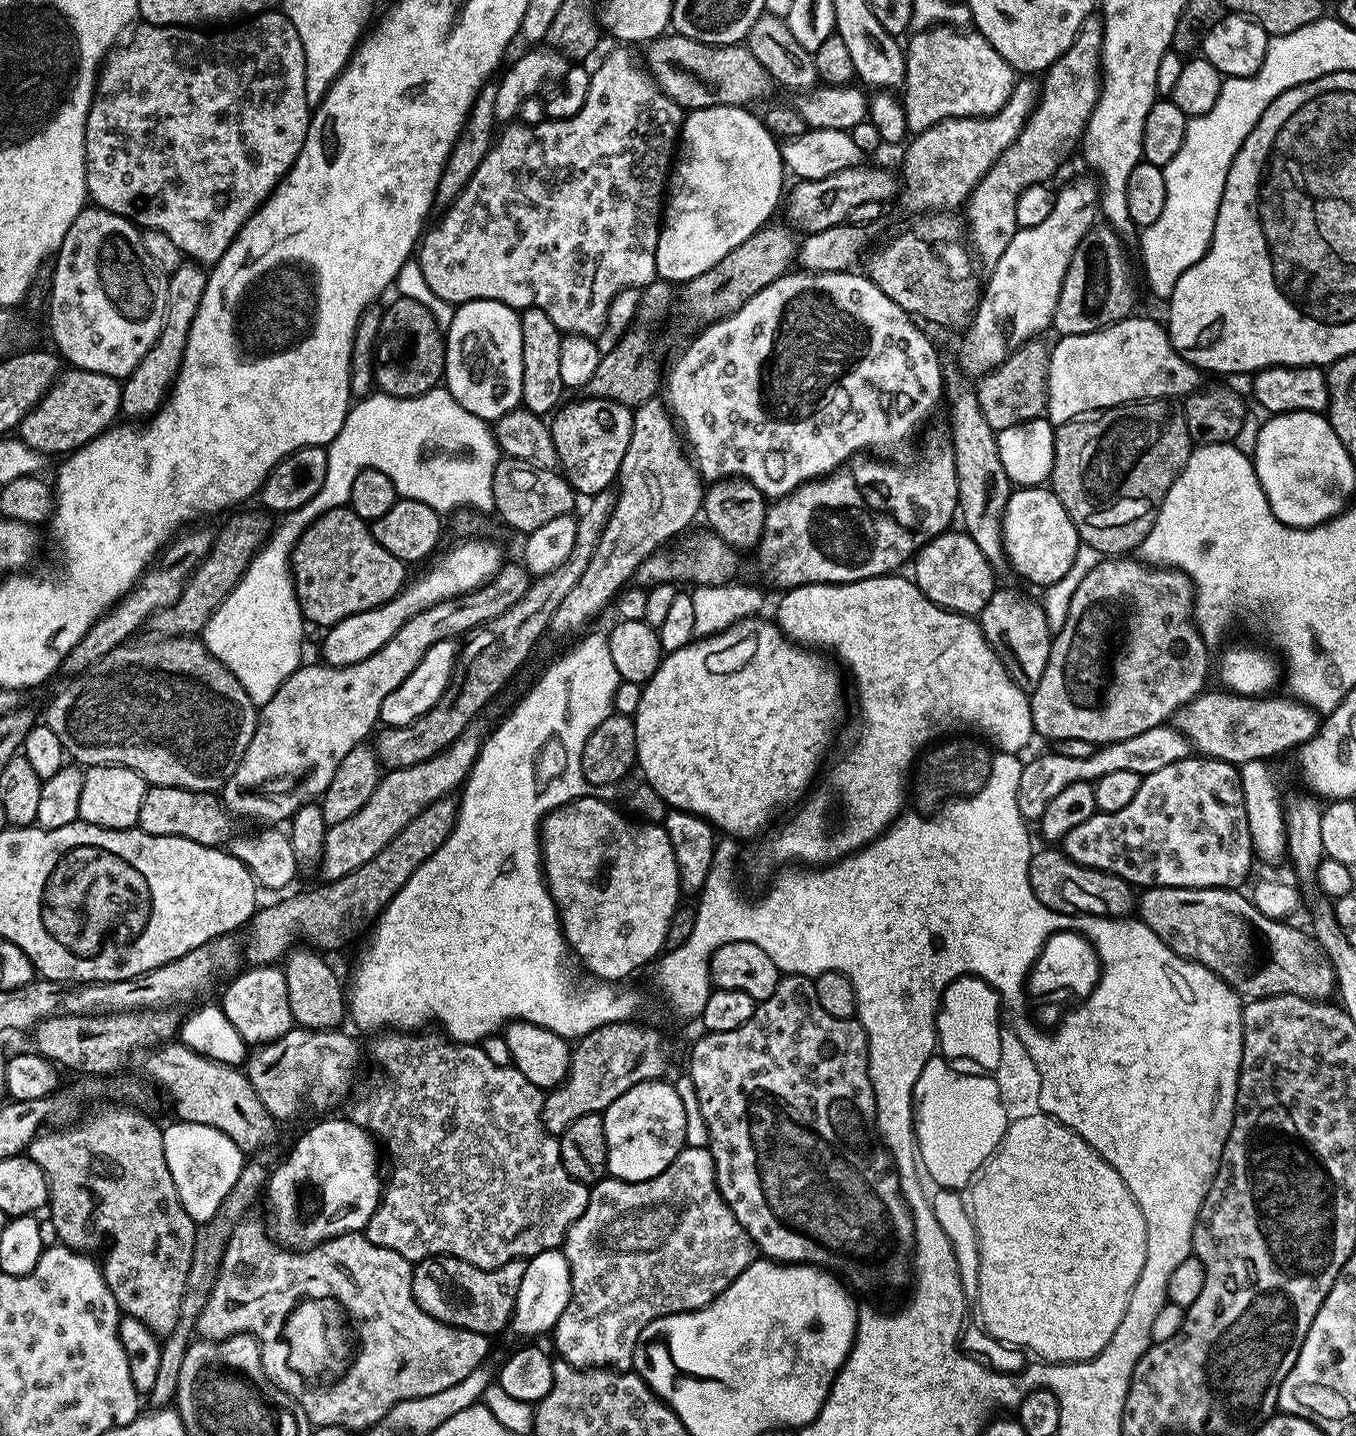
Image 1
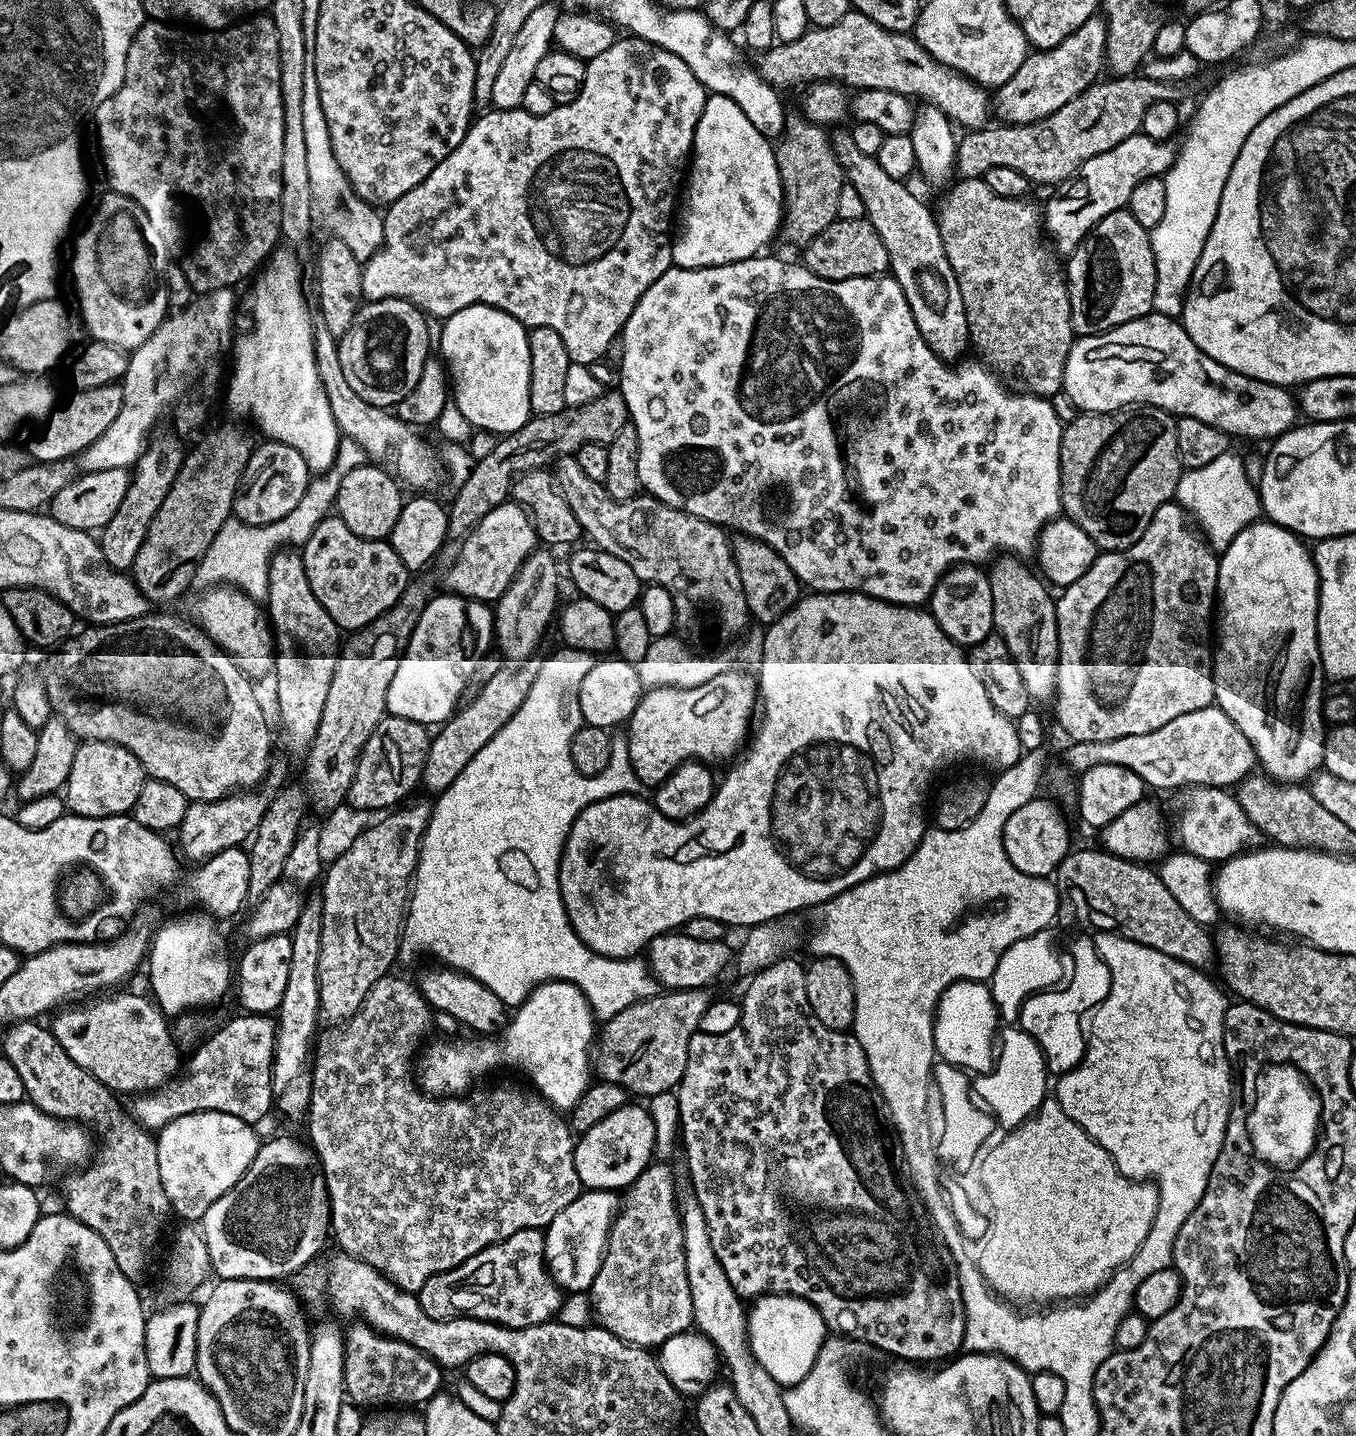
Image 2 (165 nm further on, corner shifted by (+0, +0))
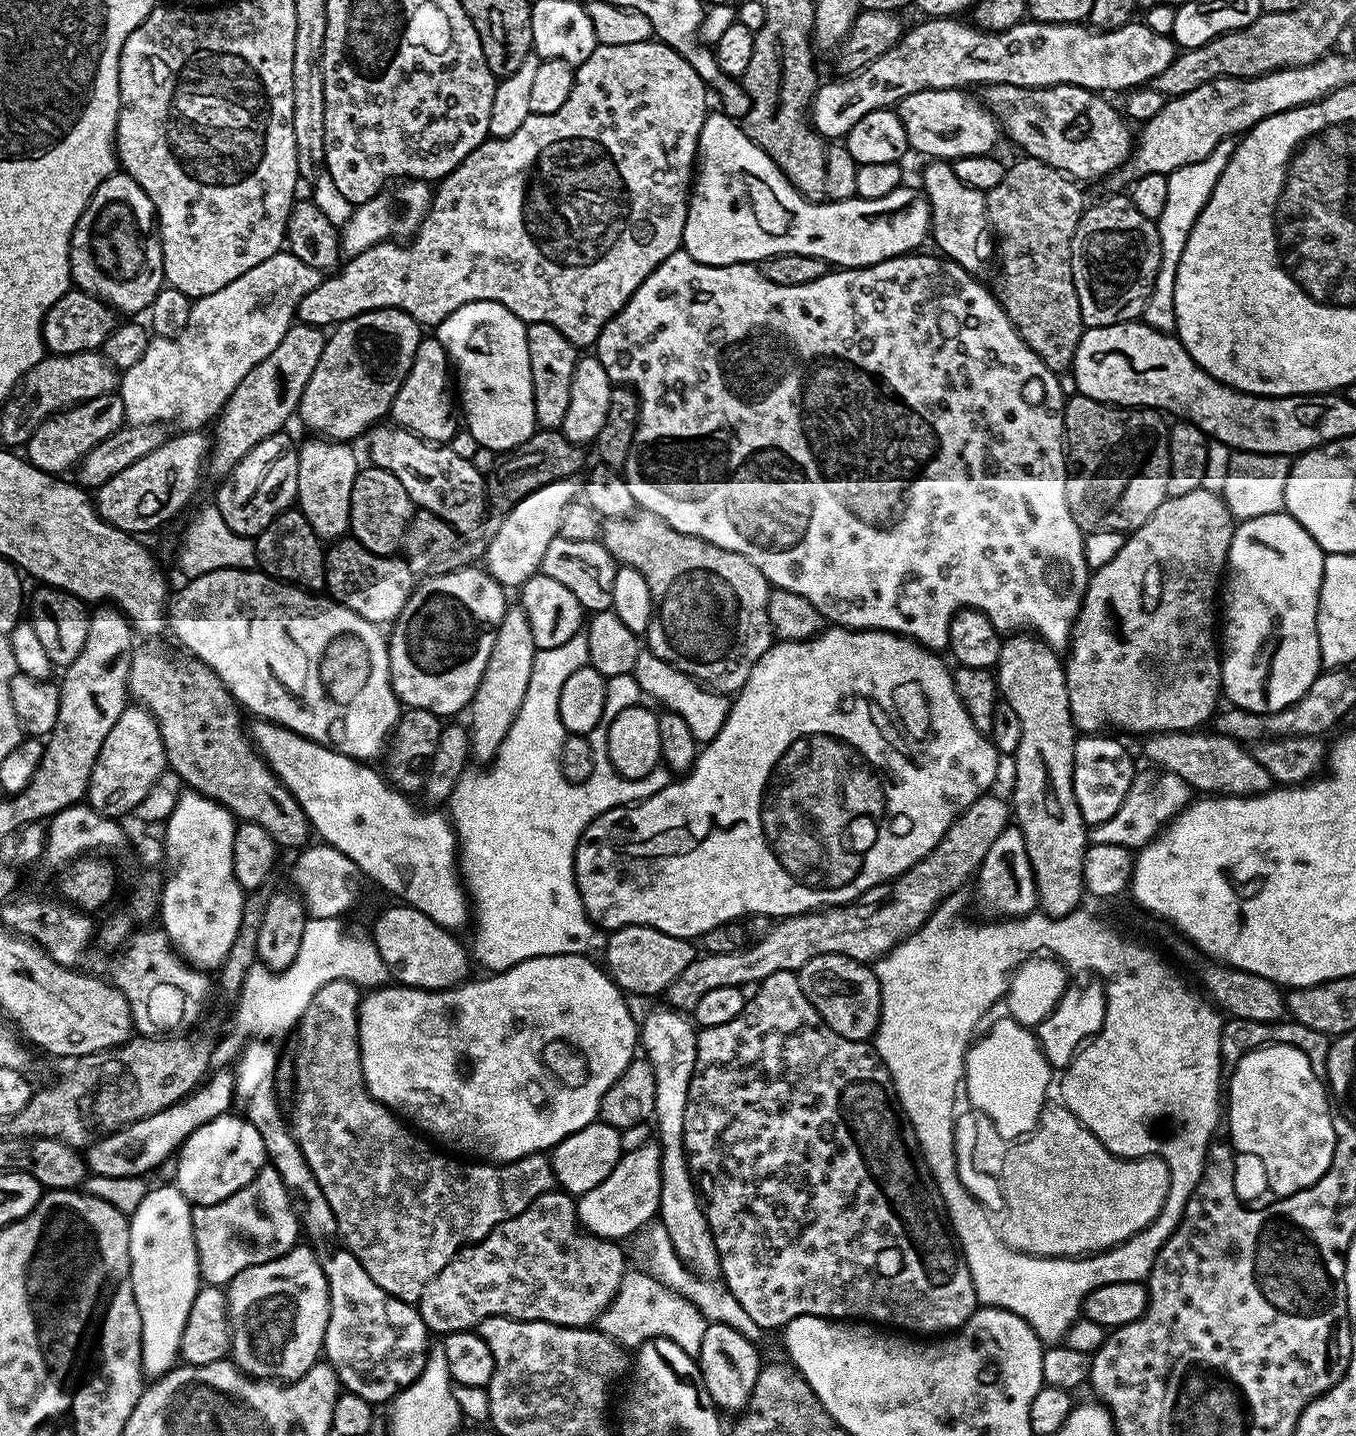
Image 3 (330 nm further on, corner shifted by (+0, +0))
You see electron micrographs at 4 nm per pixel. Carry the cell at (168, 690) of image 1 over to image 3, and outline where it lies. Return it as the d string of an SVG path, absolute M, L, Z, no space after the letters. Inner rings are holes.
M160 642L140 643L132 650L128 695L156 720L160 738L164 743L168 768L180 775L181 785L187 786L193 792L200 792L206 798L218 801L236 817L237 821L262 826L262 830L266 830L266 834L270 834L272 841L281 849L303 849L309 843L308 836L310 837L310 825L306 814L300 803L289 794L288 789L265 764L263 756L256 751L246 731L246 724L244 728L244 720L240 717L242 709L226 690L218 674L214 674L210 666L206 666L191 654L171 652L170 649L156 644Z

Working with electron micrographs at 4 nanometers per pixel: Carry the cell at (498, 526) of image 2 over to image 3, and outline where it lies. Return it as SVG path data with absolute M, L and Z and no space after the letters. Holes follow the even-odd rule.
M576 478L559 480L550 482L550 486L542 486L542 490L534 490L534 494L528 494L499 521L500 533L489 542L488 548L486 544L486 571L500 583L501 588L519 589L541 571L540 563L550 542L557 539L565 527L569 505L581 495L582 484L578 481Z

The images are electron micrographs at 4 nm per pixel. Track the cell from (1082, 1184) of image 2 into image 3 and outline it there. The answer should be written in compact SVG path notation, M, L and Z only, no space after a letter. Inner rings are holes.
M1045 1107L1038 1134L1016 1148L1005 1161L1004 1181L1008 1192L1008 1236L1004 1243L1029 1256L1075 1258L1102 1252L1138 1234L1168 1201L1168 1164L1158 1155L1125 1158L1108 1152L1104 1144L1069 1108Z

